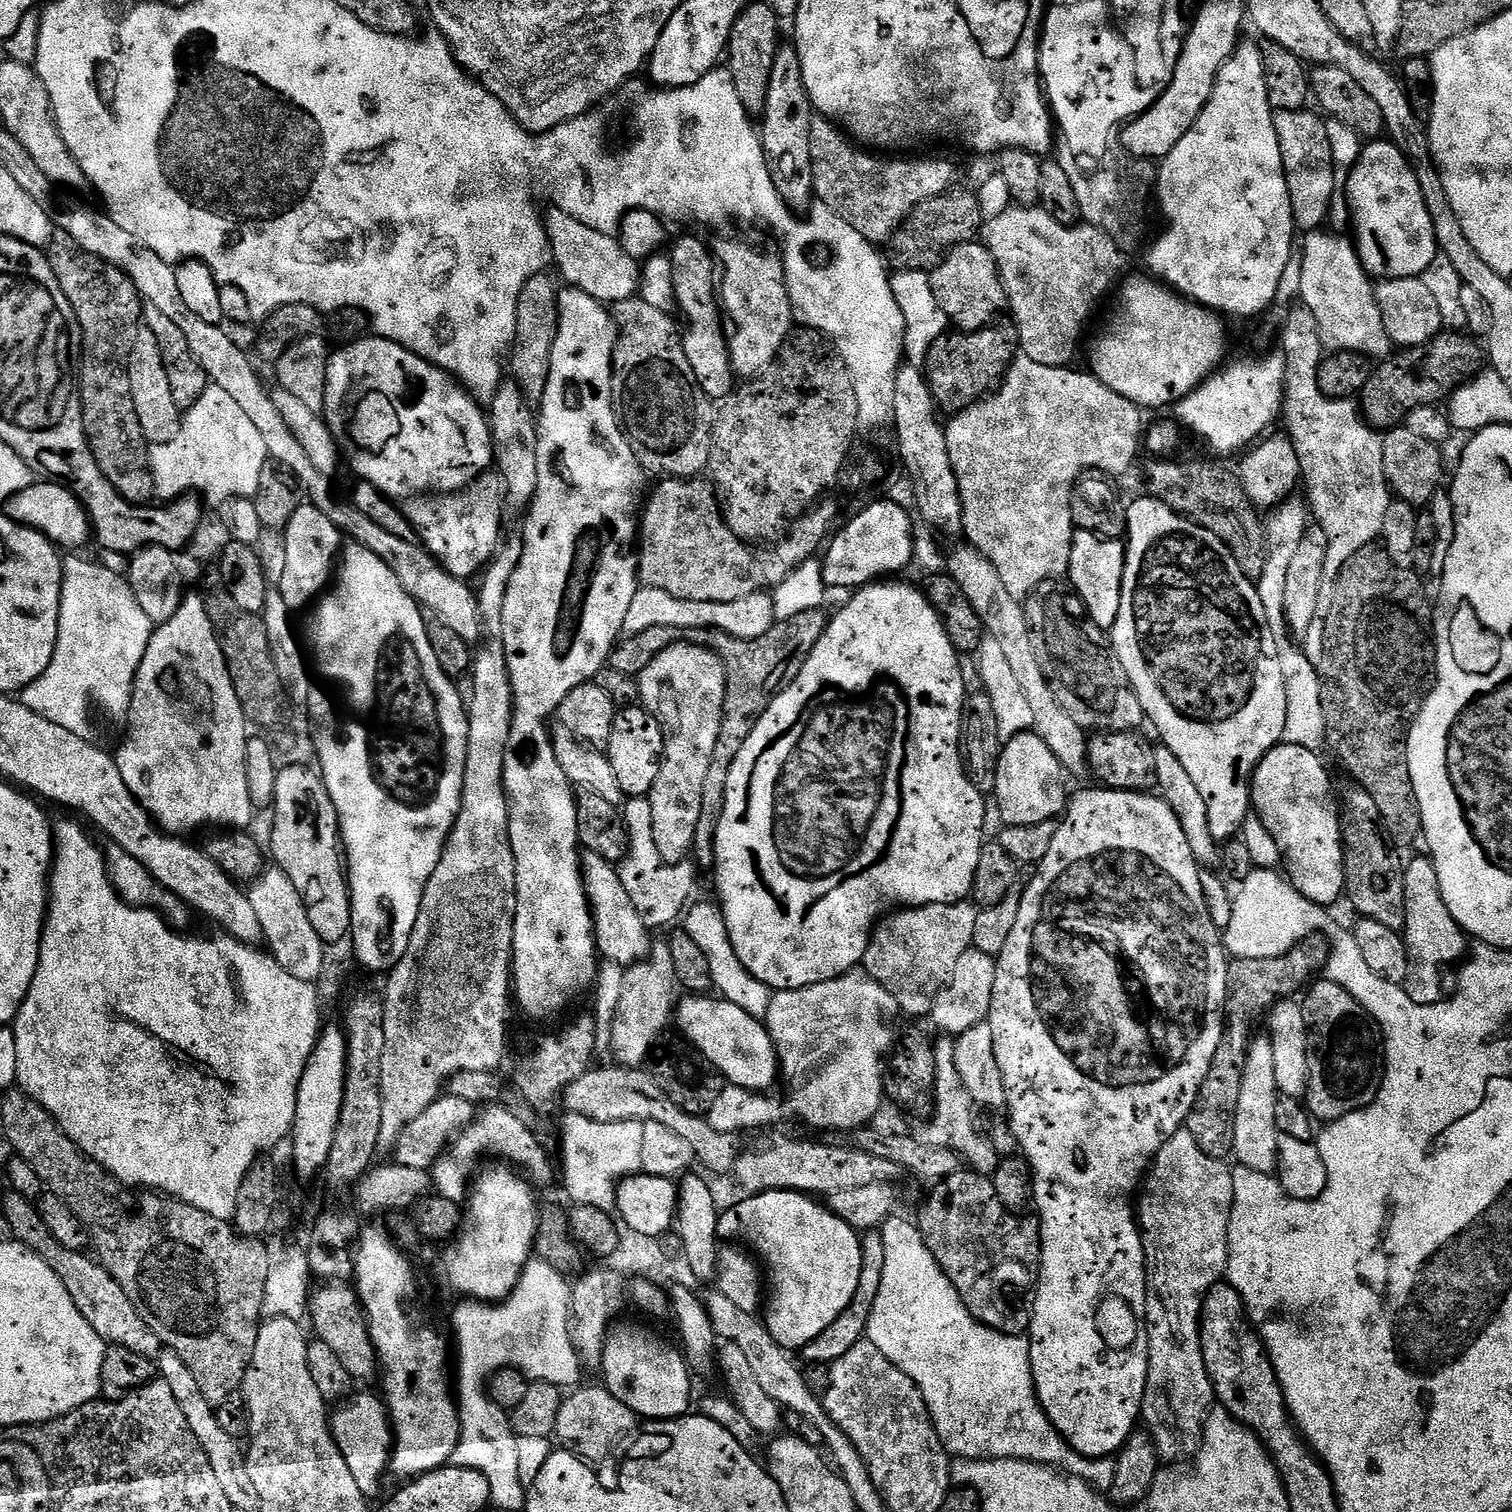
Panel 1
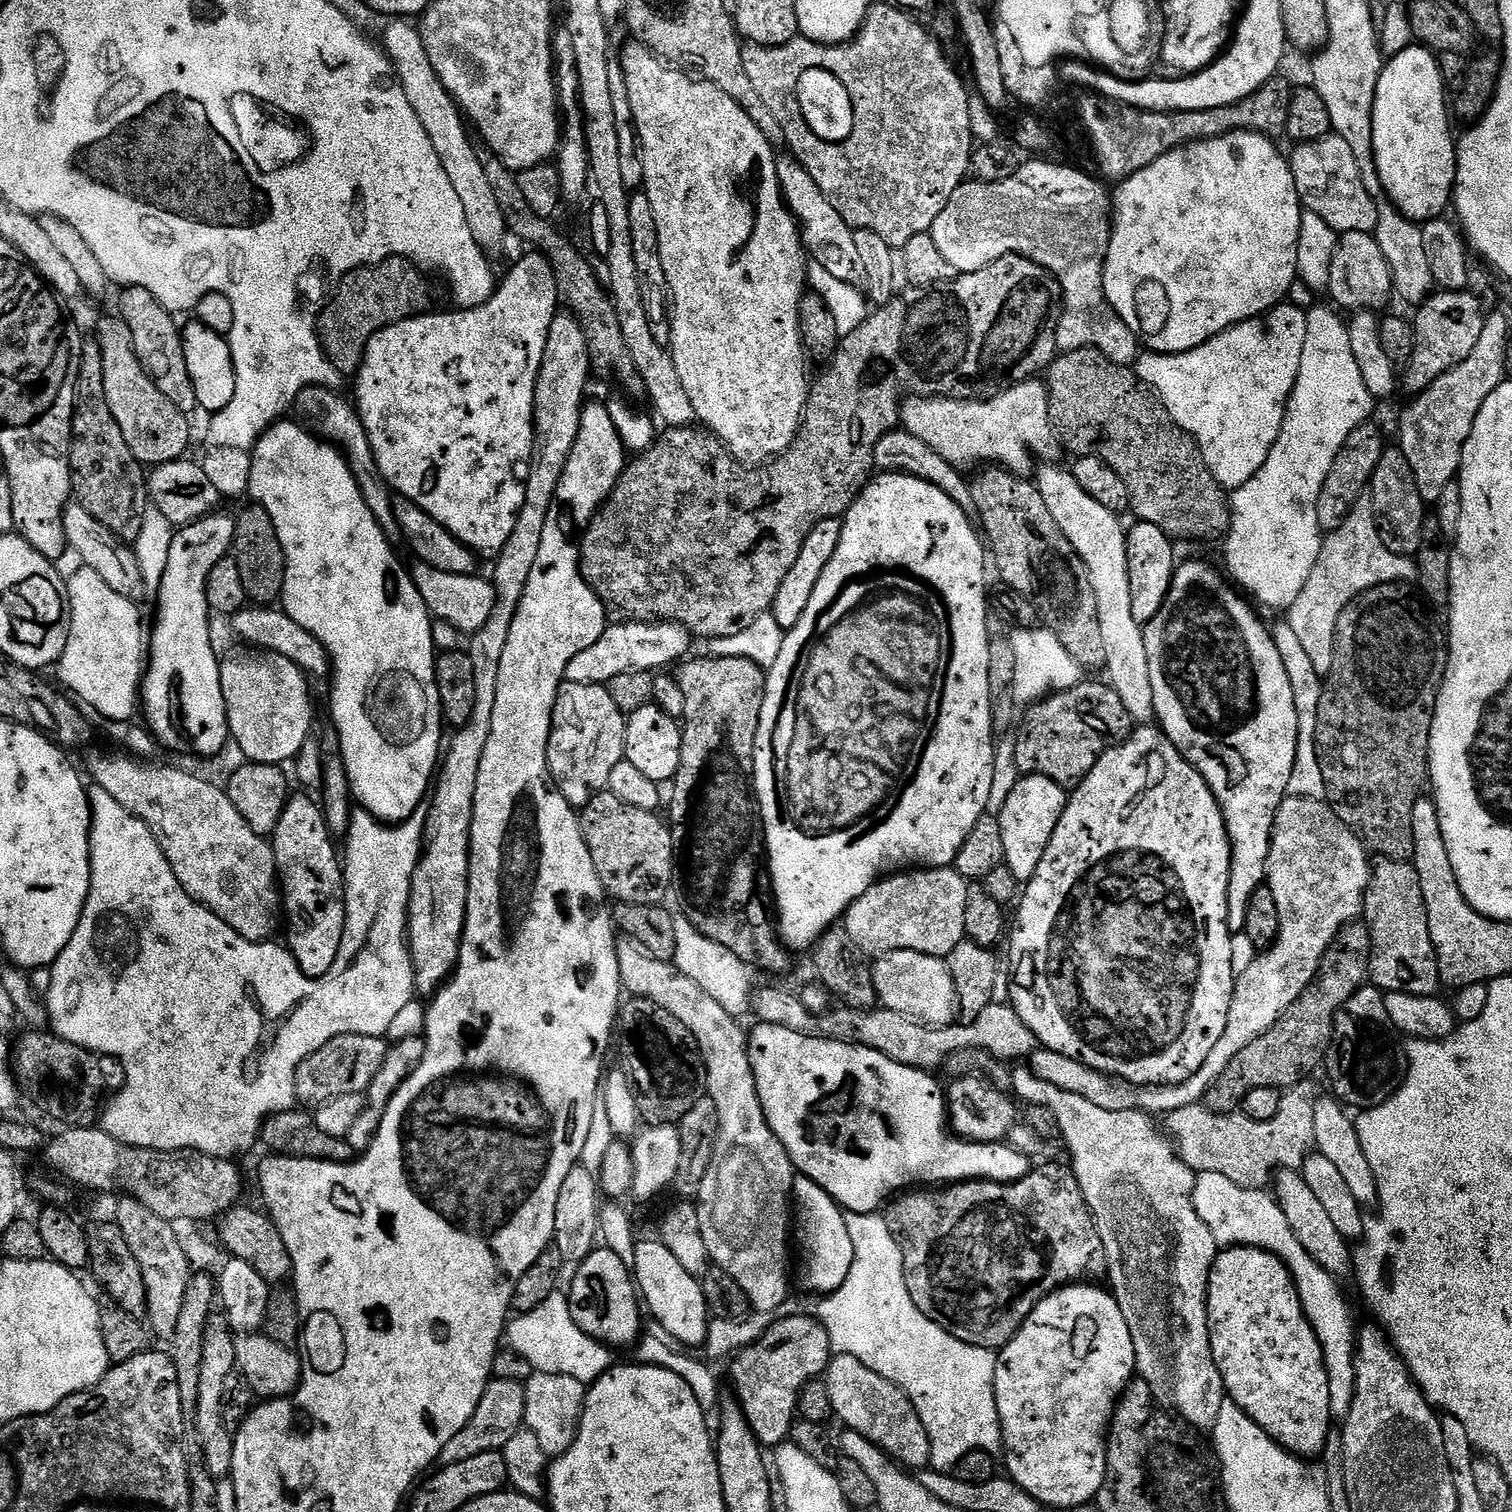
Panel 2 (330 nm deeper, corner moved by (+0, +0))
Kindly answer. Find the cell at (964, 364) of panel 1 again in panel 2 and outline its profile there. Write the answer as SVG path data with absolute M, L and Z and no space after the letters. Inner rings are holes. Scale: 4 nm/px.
M1003 256L990 262L982 270L957 275L956 279L948 284L941 284L934 288L912 288L904 292L898 302L893 302L883 309L886 319L896 320L892 324L892 329L870 329L871 327L865 323L858 326L858 330L840 337L840 342L836 345L836 353L830 358L830 363L827 365L829 368L825 370L824 377L817 384L815 381L811 385L808 405L804 408L804 417L800 419L800 428L792 439L792 444L771 462L753 468L740 464L715 436L696 426L668 428L661 431L652 441L652 447L646 452L639 453L633 459L636 461L633 464L631 461L625 467L618 478L616 488L604 501L596 517L584 529L582 539L579 541L580 573L594 590L594 594L604 603L605 609L612 611L613 608L620 615L617 617L625 621L681 624L692 633L693 637L704 636L705 641L717 640L746 630L750 622L754 622L771 609L774 598L778 594L778 586L782 586L786 574L790 574L794 561L798 559L798 553L802 551L802 542L806 542L810 530L814 530L814 526L818 526L818 522L823 520L843 517L848 507L856 500L858 493L873 479L874 446L878 446L880 439L900 424L900 405L905 397L931 396L938 400L989 400L1018 386L1024 380L1033 379L1037 374L1043 373L1058 355L1056 331L1061 307L1060 284L1049 272L1030 262L1025 256Z

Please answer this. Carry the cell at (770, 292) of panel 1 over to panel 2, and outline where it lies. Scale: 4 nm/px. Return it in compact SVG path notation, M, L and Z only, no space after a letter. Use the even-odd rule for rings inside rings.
M629 42L620 54L618 52L618 61L626 78L636 139L639 141L639 156L645 171L642 192L650 198L650 206L654 209L654 222L658 226L658 254L662 258L662 270L666 270L672 322L670 342L667 347L672 354L674 370L678 370L678 379L690 398L690 406L694 406L697 421L727 448L728 453L738 463L745 466L763 466L773 458L782 455L792 444L792 439L800 428L800 419L804 417L804 408L808 405L810 391L807 364L809 361L806 359L804 341L800 339L800 315L798 314L800 300L806 291L806 276L804 280L806 251L800 239L796 219L788 211L788 205L785 204L784 196L780 193L776 169L777 153L762 134L762 130L754 126L746 110L742 110L742 106L738 106L738 102L730 98L730 94L718 90L718 86L714 86L710 81L703 78L693 79L687 71L669 66L644 44L635 42Z

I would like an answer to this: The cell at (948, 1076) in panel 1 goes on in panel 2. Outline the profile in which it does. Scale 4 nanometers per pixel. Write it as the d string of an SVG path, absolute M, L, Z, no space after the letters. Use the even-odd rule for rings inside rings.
M764 988L755 993L750 1005L756 1011L756 1020L762 1024L786 1026L786 1030L794 1030L794 1034L817 1036L823 1040L837 1040L847 1044L861 1044L867 1048L886 1054L894 1062L902 1062L911 1068L936 1070L943 1060L951 1058L955 1052L980 1049L988 1051L1001 1062L1014 1062L1016 1058L1024 1059L1037 1051L1036 1036L1022 1022L1010 1004L994 1002L982 1010L972 1024L953 1022L947 1028L934 1028L927 1024L898 1014L894 1010L877 1006L871 1010L837 1007L827 1014L817 1014L802 1006L799 995L795 991L783 992L780 988Z

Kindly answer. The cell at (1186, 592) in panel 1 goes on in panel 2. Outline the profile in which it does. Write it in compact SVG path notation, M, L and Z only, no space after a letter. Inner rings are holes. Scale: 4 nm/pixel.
M1188 560L1185 564L1183 561L1172 573L1162 610L1154 614L1151 622L1143 625L1146 659L1154 692L1155 723L1191 762L1194 770L1202 774L1224 815L1232 847L1228 928L1233 934L1243 933L1246 906L1250 906L1254 890L1265 883L1274 818L1278 806L1288 795L1290 774L1294 770L1298 750L1298 710L1294 710L1294 690L1290 687L1286 666L1282 666L1282 656L1272 641L1269 625L1264 625L1252 613L1253 605L1243 595L1240 596L1235 596L1220 581L1219 574L1210 565L1200 560Z

